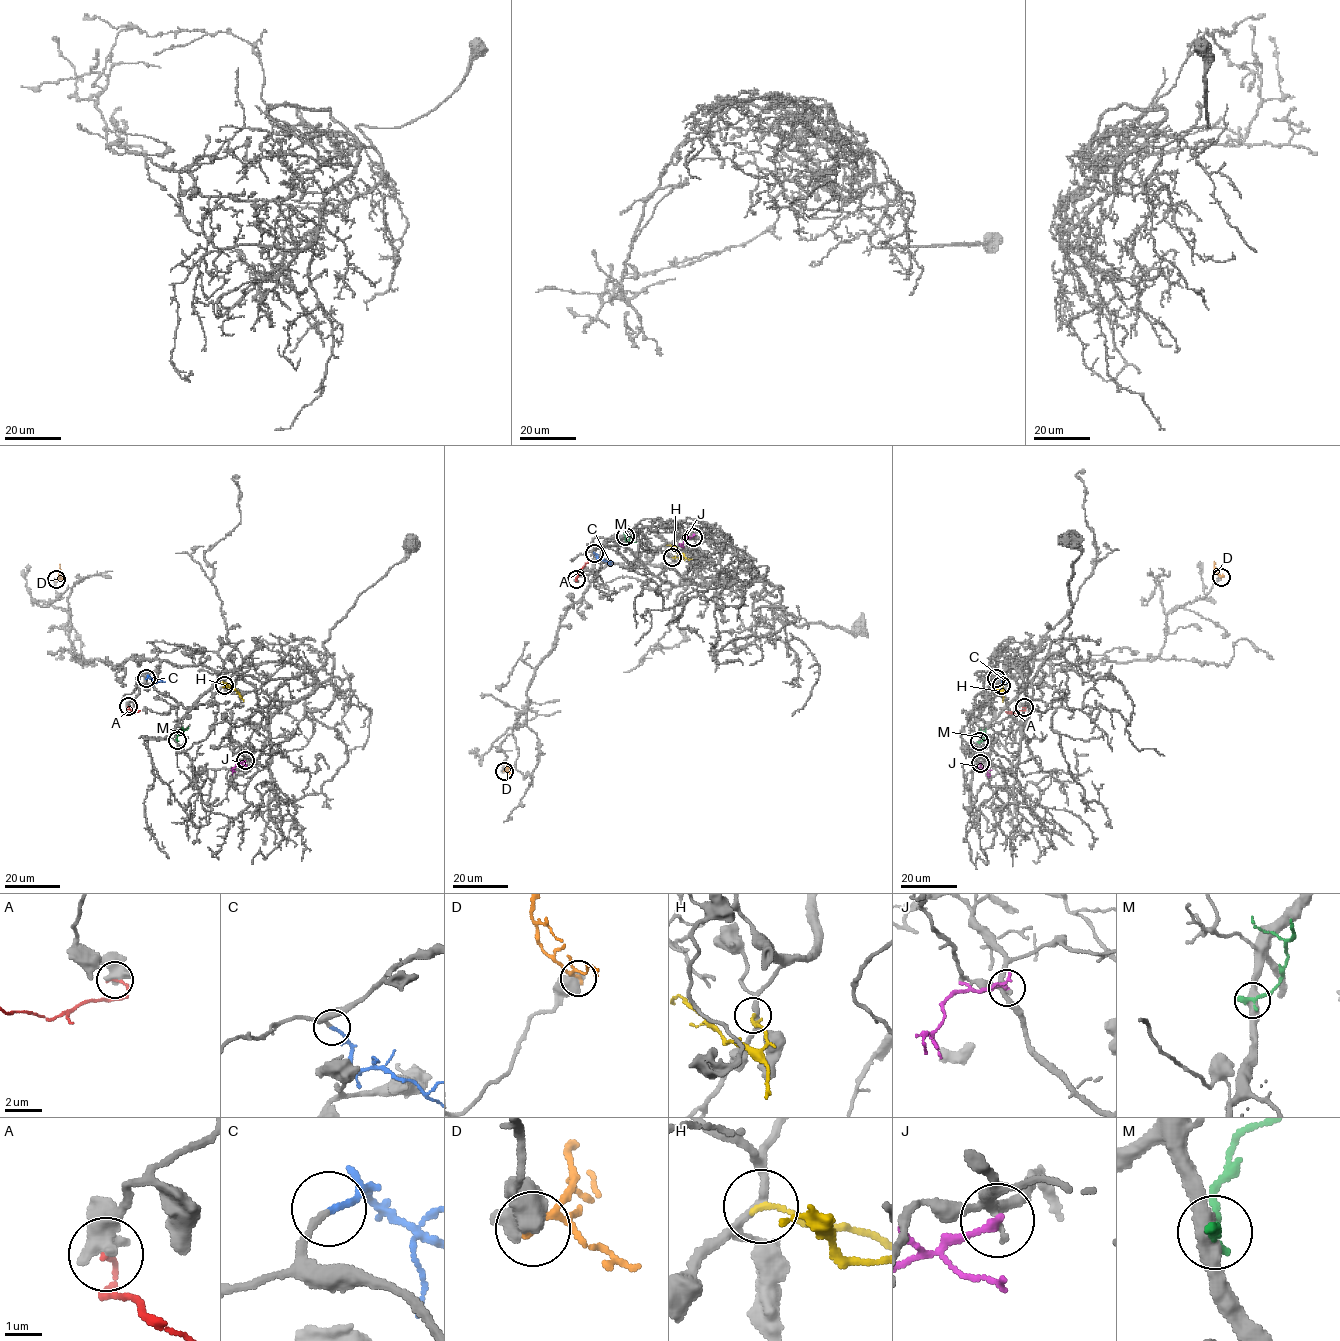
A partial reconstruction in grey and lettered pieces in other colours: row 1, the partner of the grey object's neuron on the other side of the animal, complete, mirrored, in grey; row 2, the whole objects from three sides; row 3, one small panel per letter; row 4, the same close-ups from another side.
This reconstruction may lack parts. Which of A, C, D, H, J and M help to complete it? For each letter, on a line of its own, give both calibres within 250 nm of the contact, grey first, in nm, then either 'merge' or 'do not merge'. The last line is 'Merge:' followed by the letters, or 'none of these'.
A: 800/150 nm | do not merge
C: 160/170 nm | merge
D: 800/120 nm | do not merge
H: 190/150 nm | do not merge
J: 280/200 nm | do not merge
M: 460/360 nm | do not merge
Merge: C

